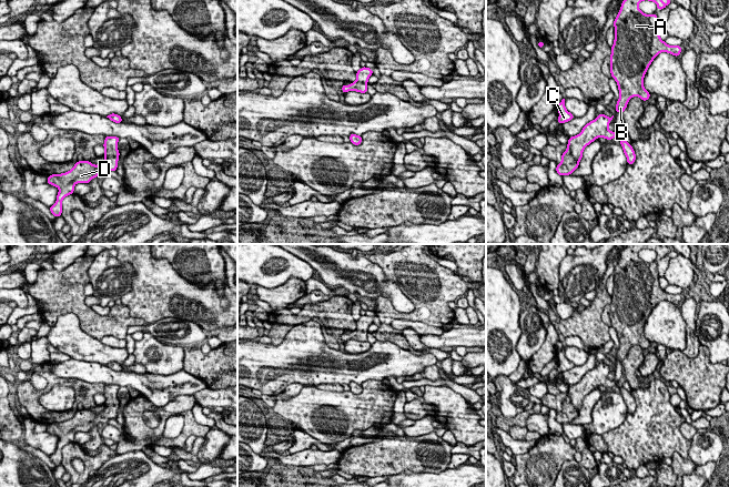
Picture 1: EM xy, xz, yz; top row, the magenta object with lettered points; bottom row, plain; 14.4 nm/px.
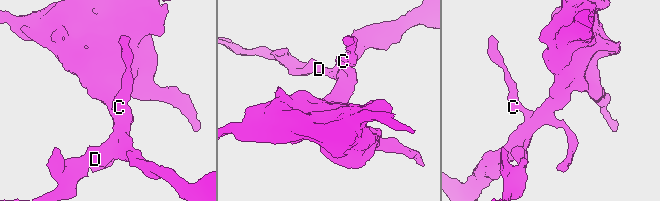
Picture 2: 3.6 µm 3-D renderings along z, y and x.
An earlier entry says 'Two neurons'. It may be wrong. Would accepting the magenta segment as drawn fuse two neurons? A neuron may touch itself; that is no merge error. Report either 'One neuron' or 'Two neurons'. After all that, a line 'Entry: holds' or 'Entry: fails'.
One neuron
Entry: fails

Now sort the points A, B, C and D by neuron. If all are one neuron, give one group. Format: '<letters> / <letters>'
A B C D

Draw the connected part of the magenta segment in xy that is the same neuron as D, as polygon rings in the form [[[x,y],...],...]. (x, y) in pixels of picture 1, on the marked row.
[[[105,136],[103,148],[105,153],[103,154],[105,160],[94,165],[89,161],[78,161],[73,169],[61,174],[52,174],[48,176],[47,183],[57,186],[59,193],[57,201],[52,206],[49,206],[51,213],[59,217],[62,213],[62,200],[69,194],[73,194],[74,185],[77,183],[88,184],[93,177],[98,177],[99,174],[107,176],[110,171],[117,171],[120,152],[118,150],[118,136]]]

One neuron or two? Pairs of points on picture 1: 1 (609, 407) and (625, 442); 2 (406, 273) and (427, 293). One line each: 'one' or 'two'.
1: two
2: one

